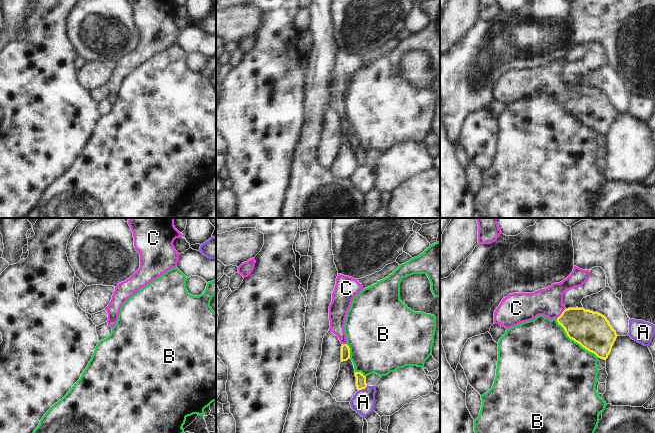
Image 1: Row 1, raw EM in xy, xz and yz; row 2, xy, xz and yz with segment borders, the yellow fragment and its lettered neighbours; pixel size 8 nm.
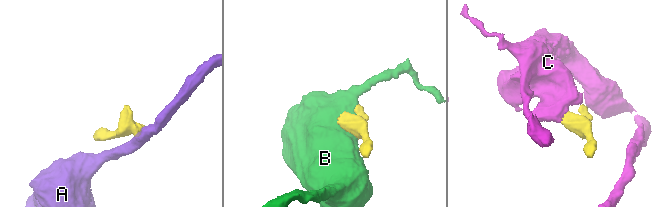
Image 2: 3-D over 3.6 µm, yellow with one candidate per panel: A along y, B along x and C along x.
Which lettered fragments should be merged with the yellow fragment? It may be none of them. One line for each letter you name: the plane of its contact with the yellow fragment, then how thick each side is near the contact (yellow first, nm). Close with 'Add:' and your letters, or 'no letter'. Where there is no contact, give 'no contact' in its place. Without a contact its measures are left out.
C: meets yellow in yz; 280 nm thick on the yellow side, 220 nm on the other
Add: C

